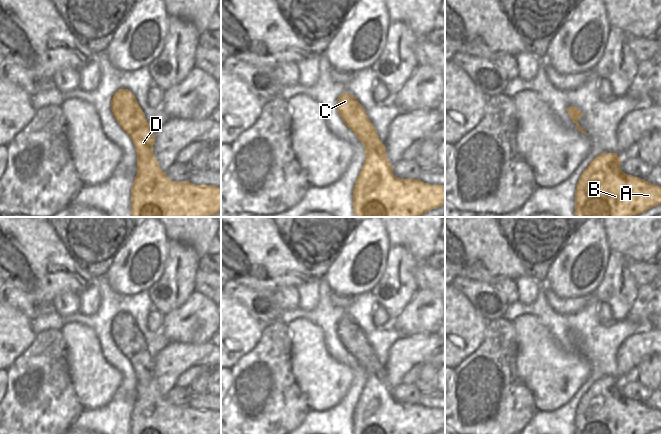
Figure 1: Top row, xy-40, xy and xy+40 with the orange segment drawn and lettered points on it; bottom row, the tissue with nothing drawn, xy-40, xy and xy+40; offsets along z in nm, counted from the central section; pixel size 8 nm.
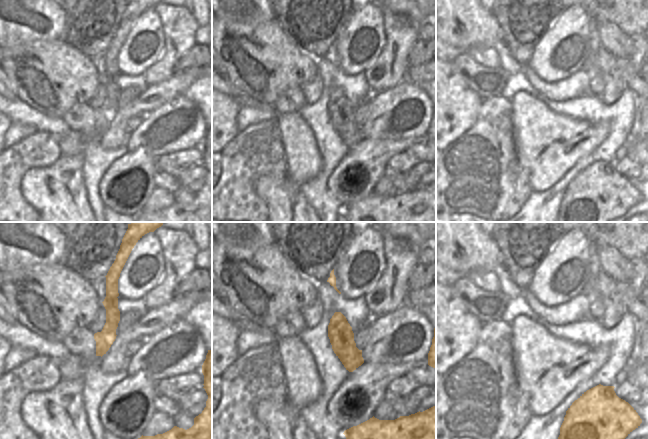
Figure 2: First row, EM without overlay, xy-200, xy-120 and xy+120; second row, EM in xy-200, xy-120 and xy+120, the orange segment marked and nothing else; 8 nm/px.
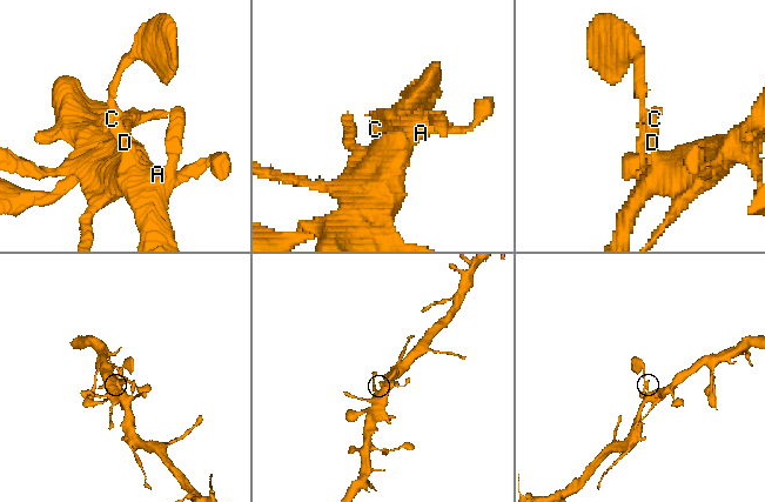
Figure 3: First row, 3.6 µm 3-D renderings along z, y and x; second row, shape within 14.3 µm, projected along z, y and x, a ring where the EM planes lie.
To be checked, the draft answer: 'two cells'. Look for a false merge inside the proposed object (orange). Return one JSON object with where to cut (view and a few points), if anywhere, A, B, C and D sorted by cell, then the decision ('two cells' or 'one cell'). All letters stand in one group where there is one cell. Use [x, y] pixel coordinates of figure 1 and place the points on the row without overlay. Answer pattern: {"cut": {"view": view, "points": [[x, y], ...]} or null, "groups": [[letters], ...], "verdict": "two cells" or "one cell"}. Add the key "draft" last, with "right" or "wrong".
{"cut": null, "groups": [["A", "B", "C", "D"]], "verdict": "one cell", "draft": "wrong"}

